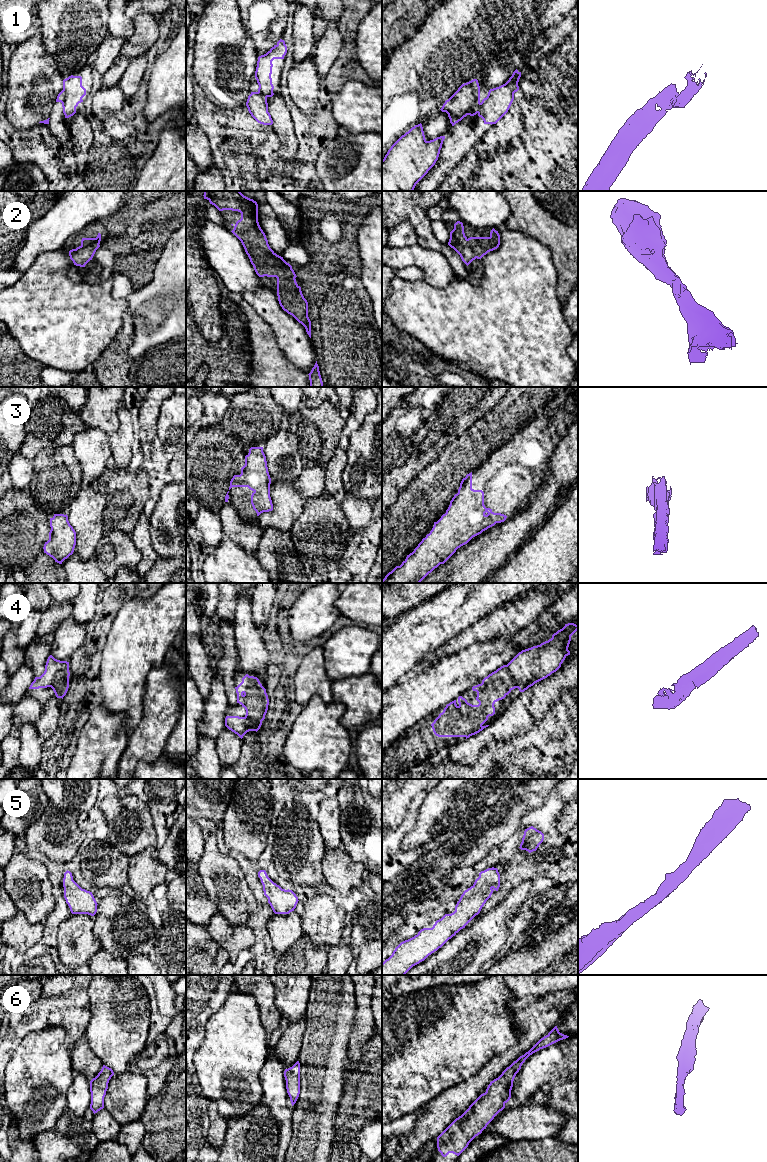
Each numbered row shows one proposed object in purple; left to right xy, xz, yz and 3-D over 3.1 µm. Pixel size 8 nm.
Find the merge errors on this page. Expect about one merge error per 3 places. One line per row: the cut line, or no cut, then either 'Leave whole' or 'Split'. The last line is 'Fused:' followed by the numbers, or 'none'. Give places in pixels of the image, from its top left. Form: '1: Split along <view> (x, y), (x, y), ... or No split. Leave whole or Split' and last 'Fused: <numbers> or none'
1: Split along yz (479, 90), (475, 93), (478, 112). Split
2: No split. Leave whole
3: No split. Leave whole
4: No split. Leave whole
5: No split. Leave whole
6: No split. Leave whole
Fused: 1

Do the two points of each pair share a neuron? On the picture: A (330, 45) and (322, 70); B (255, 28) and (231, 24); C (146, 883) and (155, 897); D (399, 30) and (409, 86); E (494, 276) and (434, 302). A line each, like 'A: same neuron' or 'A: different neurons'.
A: same neuron
B: different neurons
C: different neurons
D: different neurons
E: same neuron

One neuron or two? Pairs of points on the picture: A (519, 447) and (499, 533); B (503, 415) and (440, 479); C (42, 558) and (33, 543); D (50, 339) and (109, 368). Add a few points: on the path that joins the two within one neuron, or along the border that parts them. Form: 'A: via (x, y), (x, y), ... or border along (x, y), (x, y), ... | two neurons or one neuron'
A: border along (528, 505), (521, 511), (507, 517) | two neurons
B: via (487, 435), (473, 449), (468, 468), (460, 474) | one neuron
C: border along (43, 551), (24, 570) | two neurons
D: border along (110, 342), (102, 354), (91, 364) | two neurons

